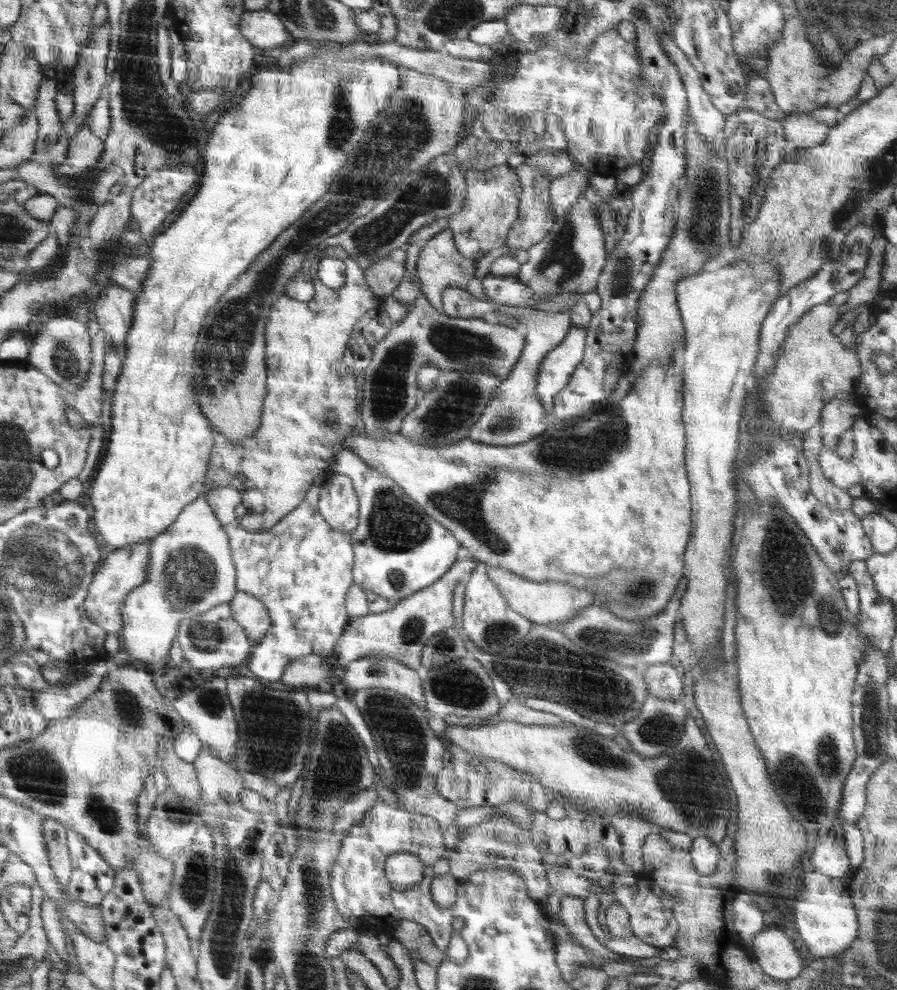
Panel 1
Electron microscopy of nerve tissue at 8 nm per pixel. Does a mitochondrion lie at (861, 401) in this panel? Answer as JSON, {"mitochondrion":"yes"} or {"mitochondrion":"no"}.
{"mitochondrion":"no"}

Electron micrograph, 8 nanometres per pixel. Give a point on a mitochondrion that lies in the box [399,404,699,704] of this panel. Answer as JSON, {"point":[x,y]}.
{"point":[610,437]}

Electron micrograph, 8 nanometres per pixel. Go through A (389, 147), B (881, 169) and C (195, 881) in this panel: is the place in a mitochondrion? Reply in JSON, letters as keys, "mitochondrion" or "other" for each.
{"A":"mitochondrion","B":"mitochondrion","C":"mitochondrion"}

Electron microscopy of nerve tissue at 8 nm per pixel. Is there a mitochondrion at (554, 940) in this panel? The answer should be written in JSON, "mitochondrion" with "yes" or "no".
{"mitochondrion":"no"}

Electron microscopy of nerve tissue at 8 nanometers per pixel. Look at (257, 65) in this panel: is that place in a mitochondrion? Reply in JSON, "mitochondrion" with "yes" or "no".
{"mitochondrion":"no"}

